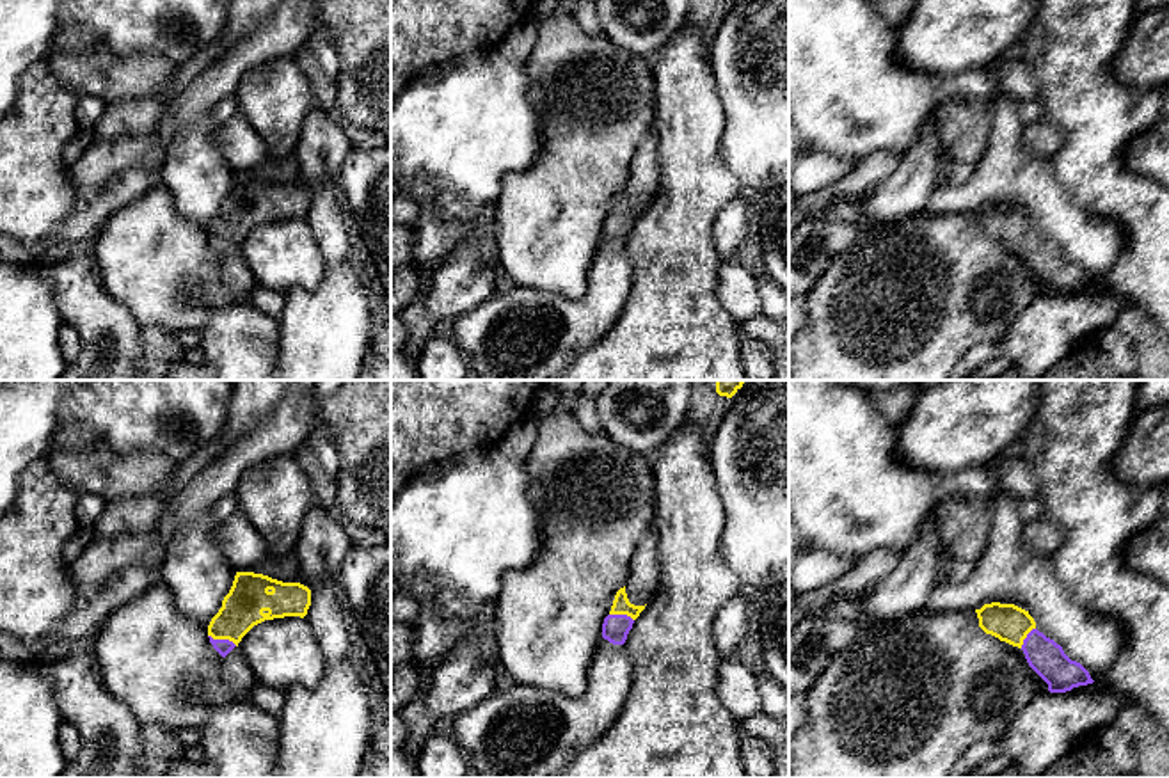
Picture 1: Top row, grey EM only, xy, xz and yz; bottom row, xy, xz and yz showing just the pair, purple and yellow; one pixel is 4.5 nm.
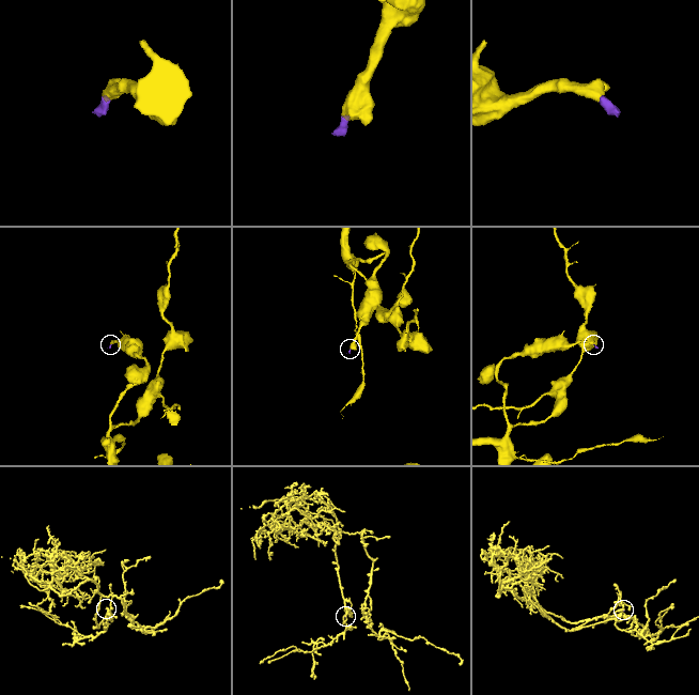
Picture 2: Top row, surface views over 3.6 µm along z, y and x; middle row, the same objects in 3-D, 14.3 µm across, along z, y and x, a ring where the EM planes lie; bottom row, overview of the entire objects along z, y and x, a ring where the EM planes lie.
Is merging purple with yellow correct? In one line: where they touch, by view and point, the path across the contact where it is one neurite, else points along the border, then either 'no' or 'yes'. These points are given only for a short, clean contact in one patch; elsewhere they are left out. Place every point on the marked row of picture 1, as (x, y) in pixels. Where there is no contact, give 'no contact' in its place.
meets purple in xy at (222, 640); runs through xy (222, 647), (222, 640), (224, 631), (242, 608); yes

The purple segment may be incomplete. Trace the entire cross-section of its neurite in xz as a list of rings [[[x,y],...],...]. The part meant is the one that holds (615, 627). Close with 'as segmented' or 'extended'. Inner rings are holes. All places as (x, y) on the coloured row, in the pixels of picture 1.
[[[625,586],[620,588],[615,595],[609,615],[604,618],[602,638],[613,645],[624,645],[634,620],[643,609],[645,606],[634,606],[629,602]]]; extended

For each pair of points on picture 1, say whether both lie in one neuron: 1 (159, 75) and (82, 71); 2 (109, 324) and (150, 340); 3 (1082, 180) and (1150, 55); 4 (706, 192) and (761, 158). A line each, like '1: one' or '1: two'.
1: one
2: two
3: two
4: two

